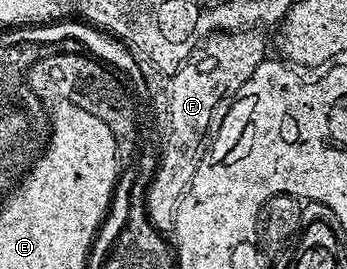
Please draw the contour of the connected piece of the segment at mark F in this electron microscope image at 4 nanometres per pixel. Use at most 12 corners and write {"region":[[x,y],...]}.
{"region":[[212,31],[171,74],[148,217],[175,226],[230,102],[265,57]]}

